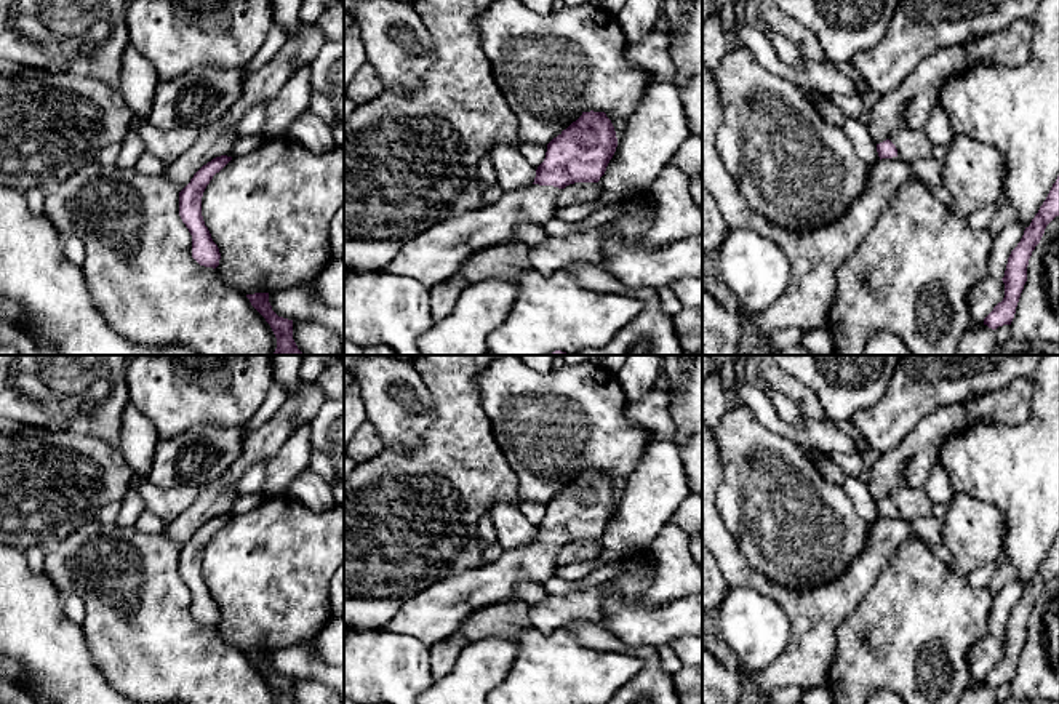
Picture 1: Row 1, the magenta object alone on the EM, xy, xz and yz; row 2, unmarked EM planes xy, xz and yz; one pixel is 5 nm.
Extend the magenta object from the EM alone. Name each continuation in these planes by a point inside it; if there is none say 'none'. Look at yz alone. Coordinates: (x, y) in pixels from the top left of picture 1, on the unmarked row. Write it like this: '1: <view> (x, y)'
1: yz (912, 503)

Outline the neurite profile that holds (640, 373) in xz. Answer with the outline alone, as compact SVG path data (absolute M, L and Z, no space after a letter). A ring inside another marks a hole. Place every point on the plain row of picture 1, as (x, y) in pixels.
M627 355L624 366L616 373L625 402L640 400L661 384L662 371L662 355Z

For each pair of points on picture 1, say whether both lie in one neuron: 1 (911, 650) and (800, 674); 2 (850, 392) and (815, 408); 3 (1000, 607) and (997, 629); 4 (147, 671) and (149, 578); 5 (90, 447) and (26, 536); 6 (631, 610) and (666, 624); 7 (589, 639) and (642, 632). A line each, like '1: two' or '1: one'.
1: two
2: two
3: one
4: one
5: one
6: one
7: two

